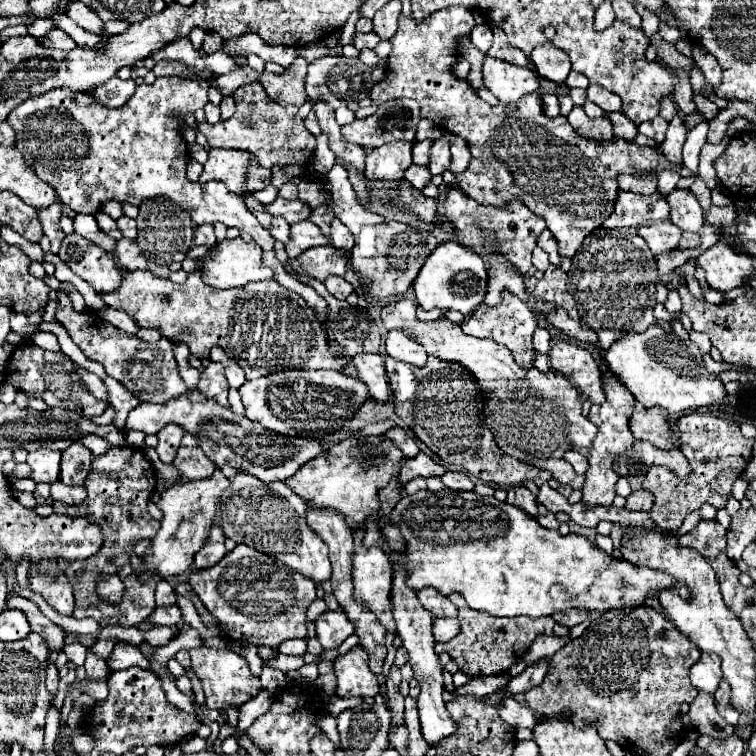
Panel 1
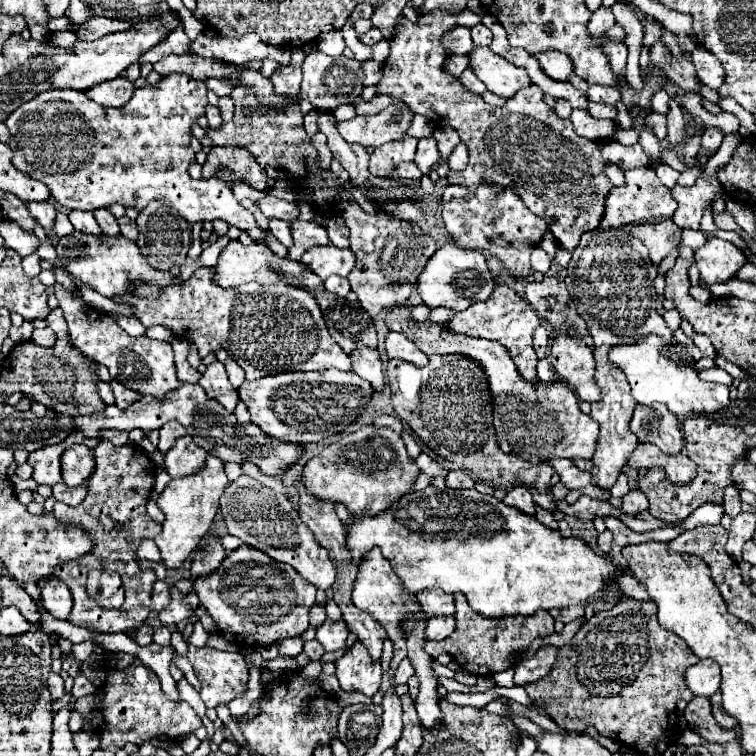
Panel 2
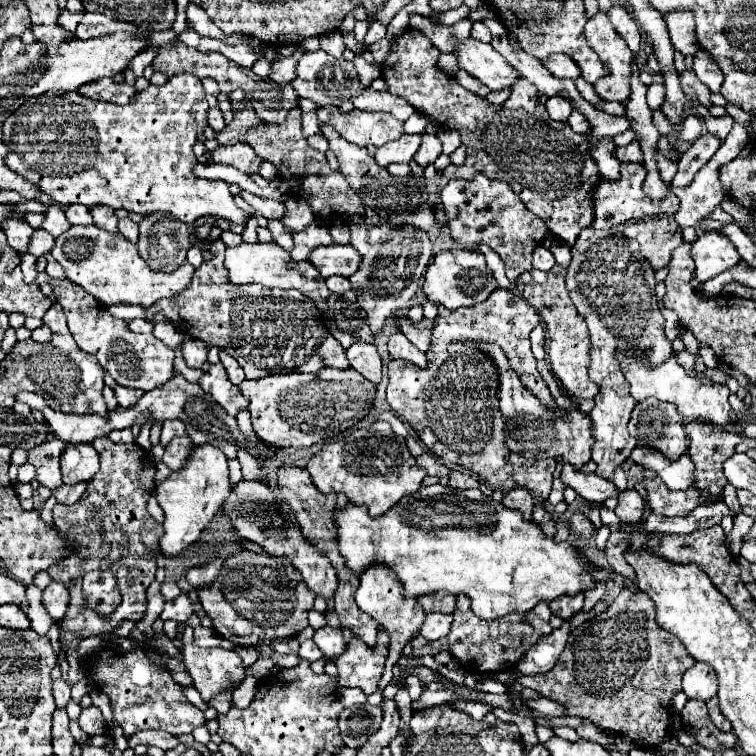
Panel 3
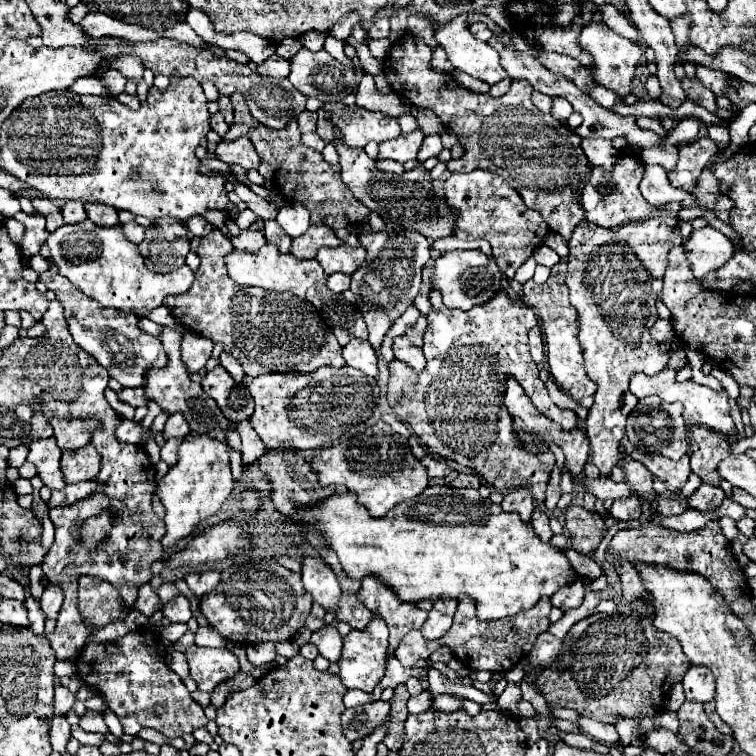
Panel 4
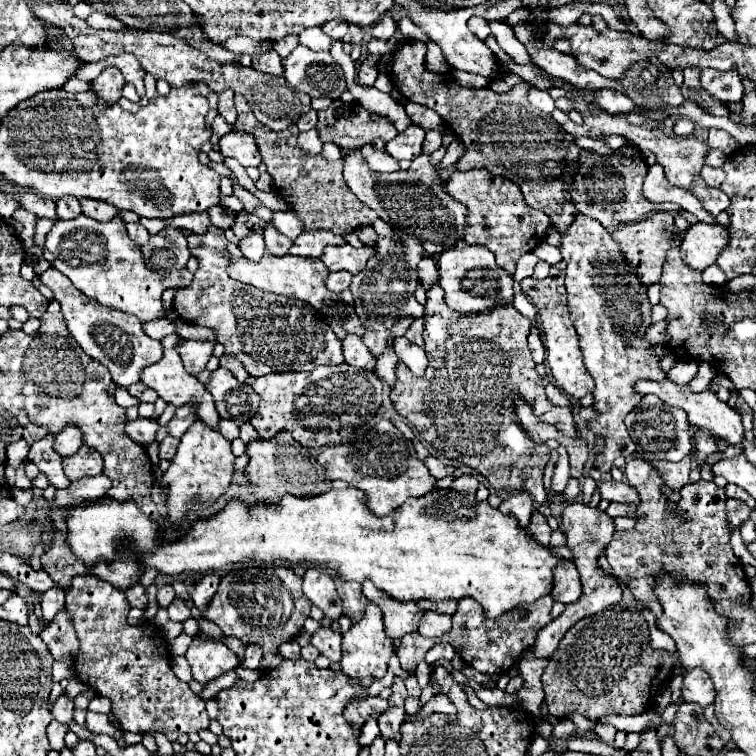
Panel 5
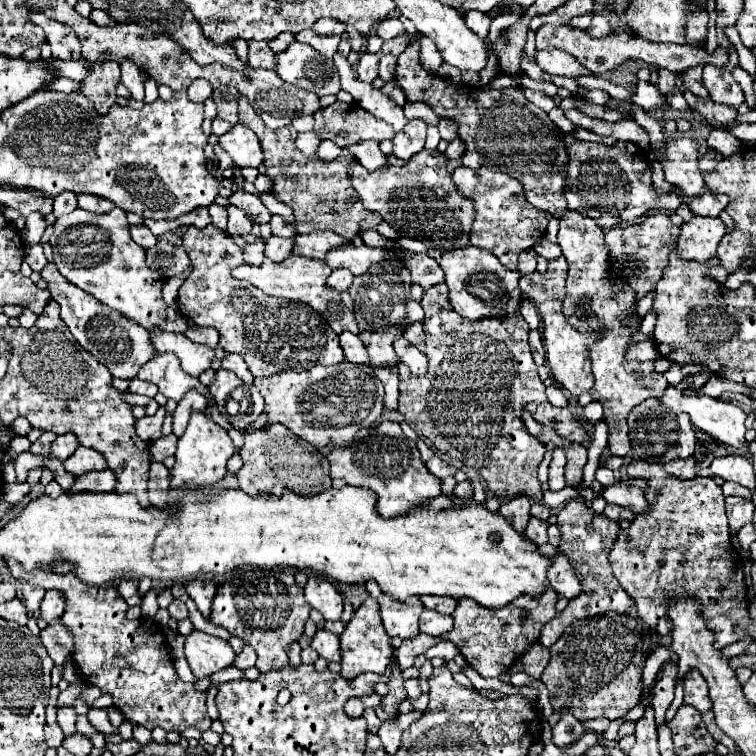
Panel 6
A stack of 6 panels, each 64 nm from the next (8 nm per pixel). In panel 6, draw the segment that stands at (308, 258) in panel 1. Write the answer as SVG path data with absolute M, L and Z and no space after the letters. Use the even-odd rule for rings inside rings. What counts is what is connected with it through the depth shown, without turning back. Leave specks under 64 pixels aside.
M348 244L348 246L340 246L340 248L334 248L332 252L328 252L324 262L332 270L348 268L354 276L360 276L370 268L370 264L384 260L384 256L386 256L384 248L370 248L370 246L356 248L352 244Z

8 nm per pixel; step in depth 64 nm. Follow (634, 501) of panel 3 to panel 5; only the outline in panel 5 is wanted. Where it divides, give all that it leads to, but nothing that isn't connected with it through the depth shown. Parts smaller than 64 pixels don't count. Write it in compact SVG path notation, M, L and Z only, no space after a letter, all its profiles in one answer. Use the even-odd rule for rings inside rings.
M612 502L612 504L608 506L606 514L610 514L610 518L618 518L618 516L636 518L636 508L632 508L632 504L618 504L618 502Z

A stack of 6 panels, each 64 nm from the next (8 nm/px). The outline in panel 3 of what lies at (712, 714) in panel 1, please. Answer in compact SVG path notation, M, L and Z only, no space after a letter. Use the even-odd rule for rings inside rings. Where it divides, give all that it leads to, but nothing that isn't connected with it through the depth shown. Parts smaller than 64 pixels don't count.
M688 700L682 710L682 726L688 734L696 736L698 744L712 750L724 752L734 748L736 736L734 732L720 732L708 716L708 708L704 700Z

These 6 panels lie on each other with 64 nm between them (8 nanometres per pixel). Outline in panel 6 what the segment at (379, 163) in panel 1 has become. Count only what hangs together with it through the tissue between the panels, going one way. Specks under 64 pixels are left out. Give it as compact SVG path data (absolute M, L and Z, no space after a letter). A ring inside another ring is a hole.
M410 120L402 132L398 132L392 138L394 150L392 154L402 160L410 160L414 154L424 150L424 140L426 140L426 124L422 120Z

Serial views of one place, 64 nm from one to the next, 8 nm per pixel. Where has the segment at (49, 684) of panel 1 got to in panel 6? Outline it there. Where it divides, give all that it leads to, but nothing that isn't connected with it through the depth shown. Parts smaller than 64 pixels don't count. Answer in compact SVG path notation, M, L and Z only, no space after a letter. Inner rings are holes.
M58 706L58 724L66 736L72 736L72 730L76 730L74 722L76 722L74 706Z

